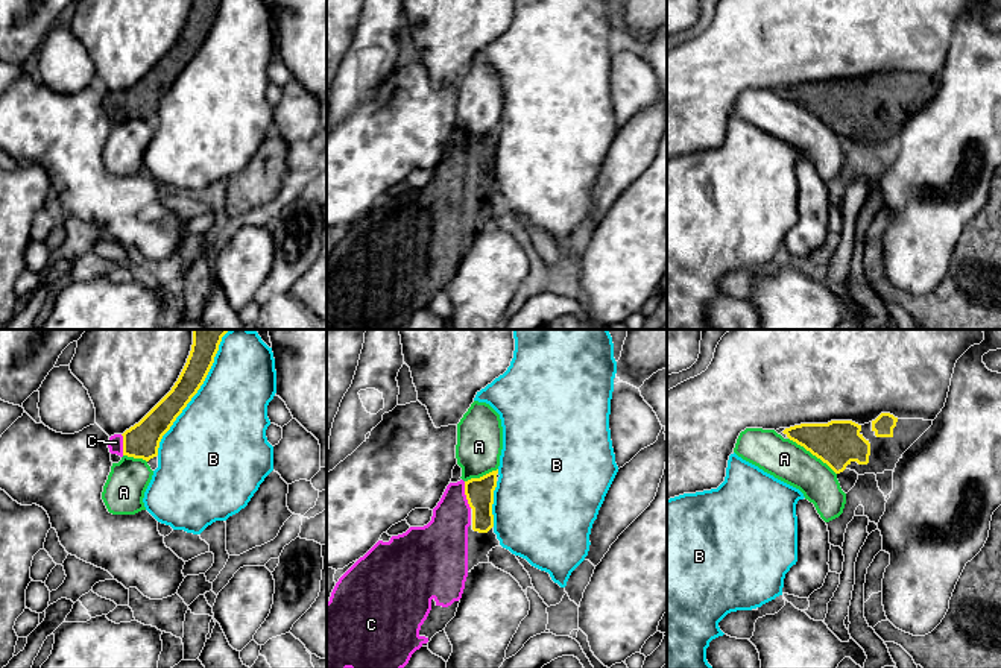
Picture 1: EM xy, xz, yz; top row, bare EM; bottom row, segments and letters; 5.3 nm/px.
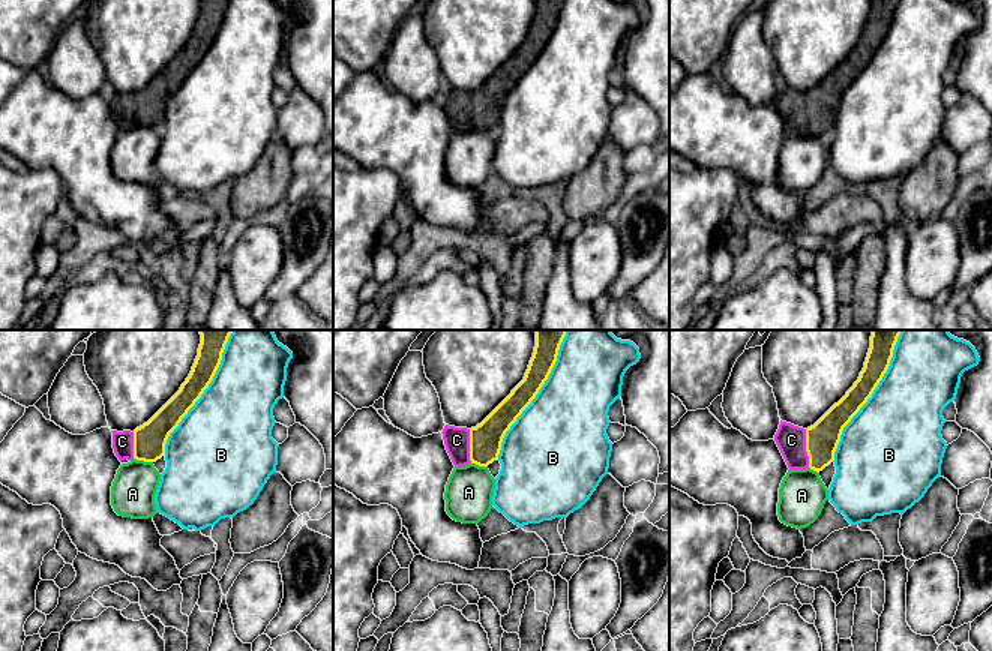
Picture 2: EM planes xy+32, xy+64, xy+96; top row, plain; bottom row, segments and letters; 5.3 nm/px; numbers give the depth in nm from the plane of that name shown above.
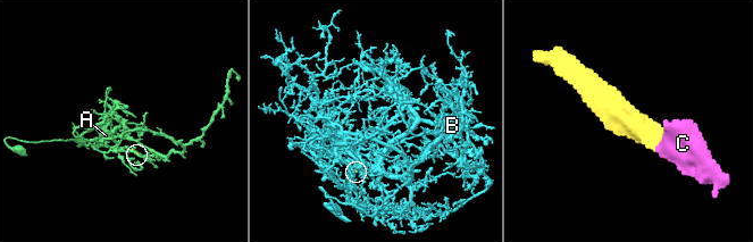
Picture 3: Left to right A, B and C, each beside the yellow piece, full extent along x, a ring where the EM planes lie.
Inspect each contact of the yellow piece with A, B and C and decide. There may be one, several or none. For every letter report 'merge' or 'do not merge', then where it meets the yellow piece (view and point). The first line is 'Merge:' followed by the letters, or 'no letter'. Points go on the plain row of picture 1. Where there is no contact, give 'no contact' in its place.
Merge: C
A: do not merge; contact yz (813, 114)
B: do not merge; contact xy (192, 56)
C: merge; contact xz (465, 154)

